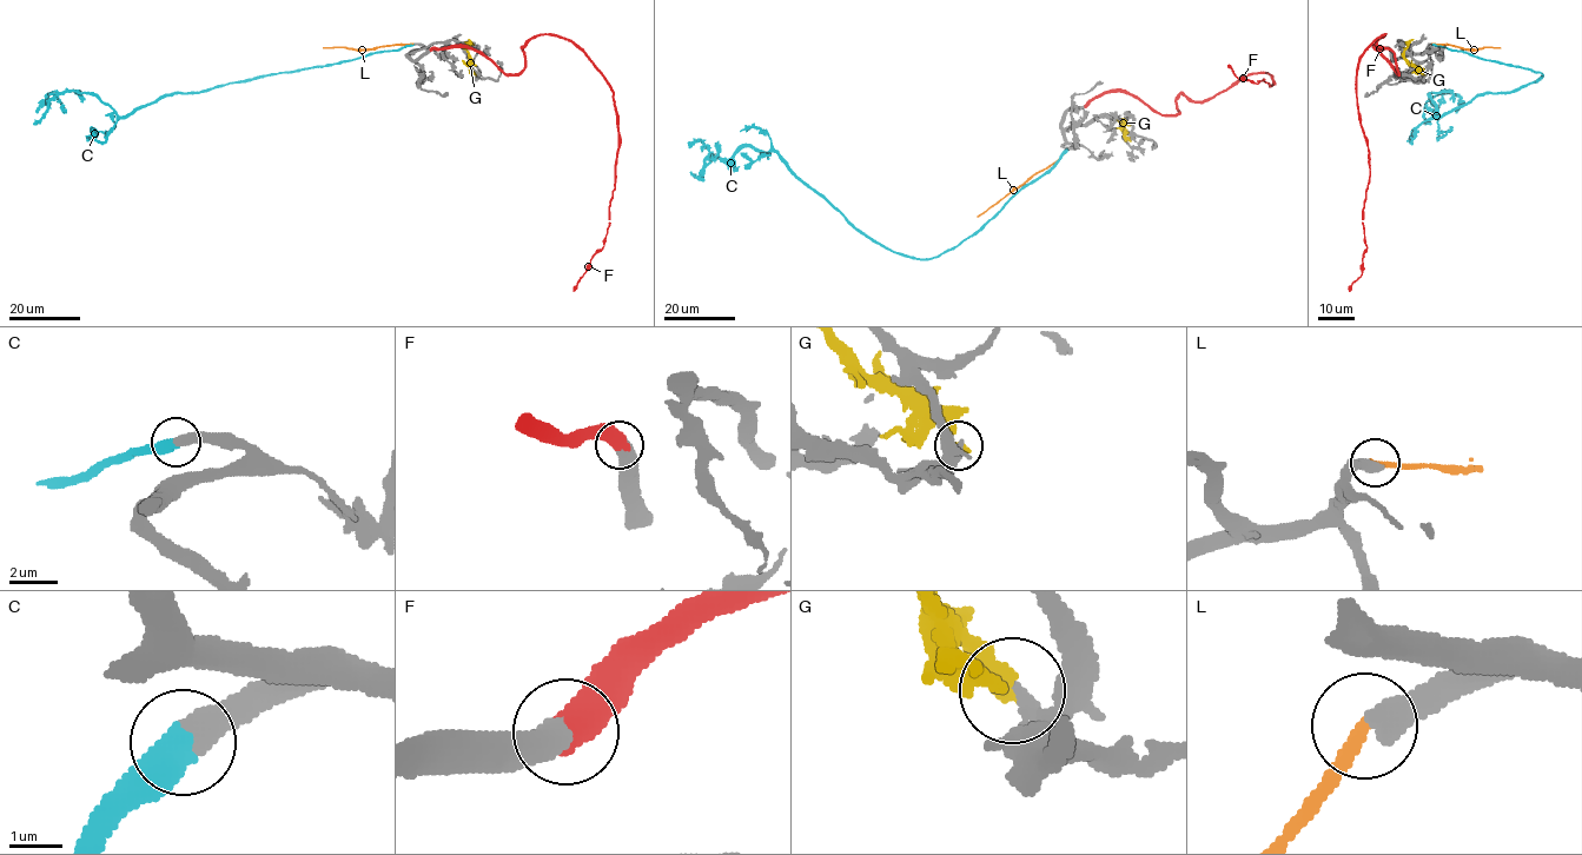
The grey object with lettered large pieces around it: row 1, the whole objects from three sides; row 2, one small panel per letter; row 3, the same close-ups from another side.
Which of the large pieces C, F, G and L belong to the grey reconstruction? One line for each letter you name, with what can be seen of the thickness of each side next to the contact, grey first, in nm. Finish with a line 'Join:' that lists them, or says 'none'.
C: Thickness 480 nm (grey) against 550 nm
F: Thickness 550 nm (grey) against 600 nm
Join: C, F

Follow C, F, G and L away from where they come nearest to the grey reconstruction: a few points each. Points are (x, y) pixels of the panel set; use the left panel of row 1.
C: (412, 44), (206, 90), (164, 94), (127, 116), (119, 116), (92, 94), (64, 91), (33, 124)
F: (431, 50), (468, 46), (518, 73), (525, 44), (556, 34), (610, 87), (619, 144), (609, 223), (574, 291)
G: (475, 73), (469, 68), (469, 39)
L: (412, 44), (368, 50), (323, 47)

